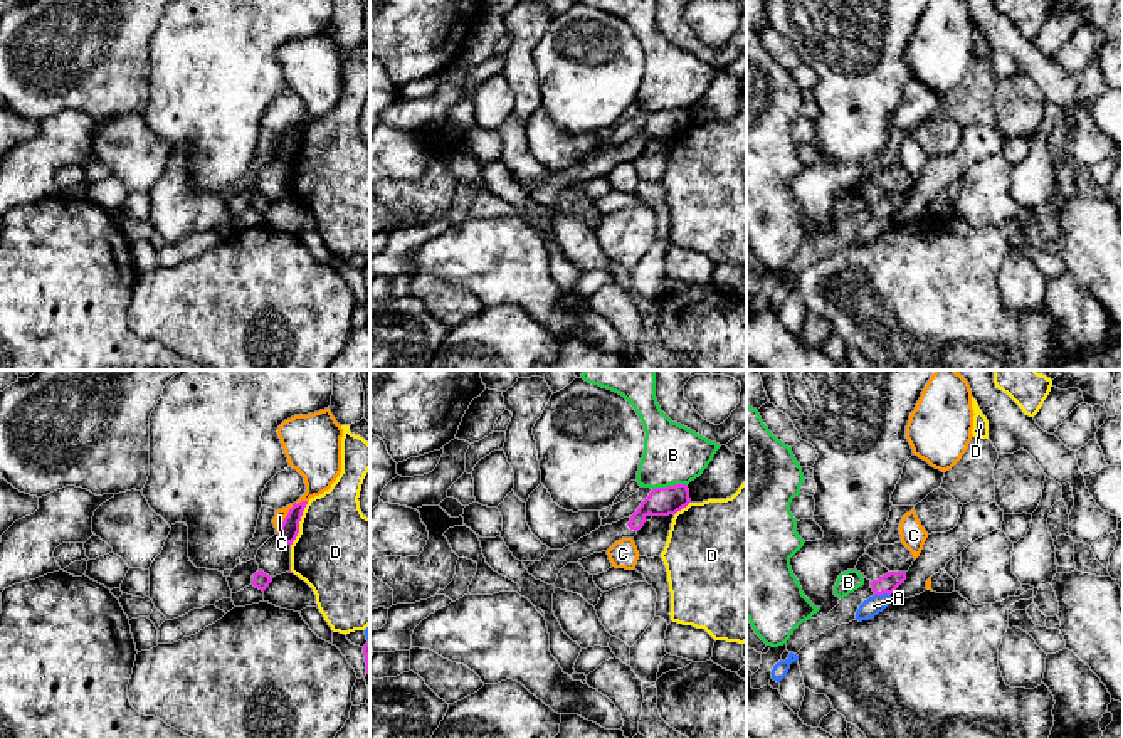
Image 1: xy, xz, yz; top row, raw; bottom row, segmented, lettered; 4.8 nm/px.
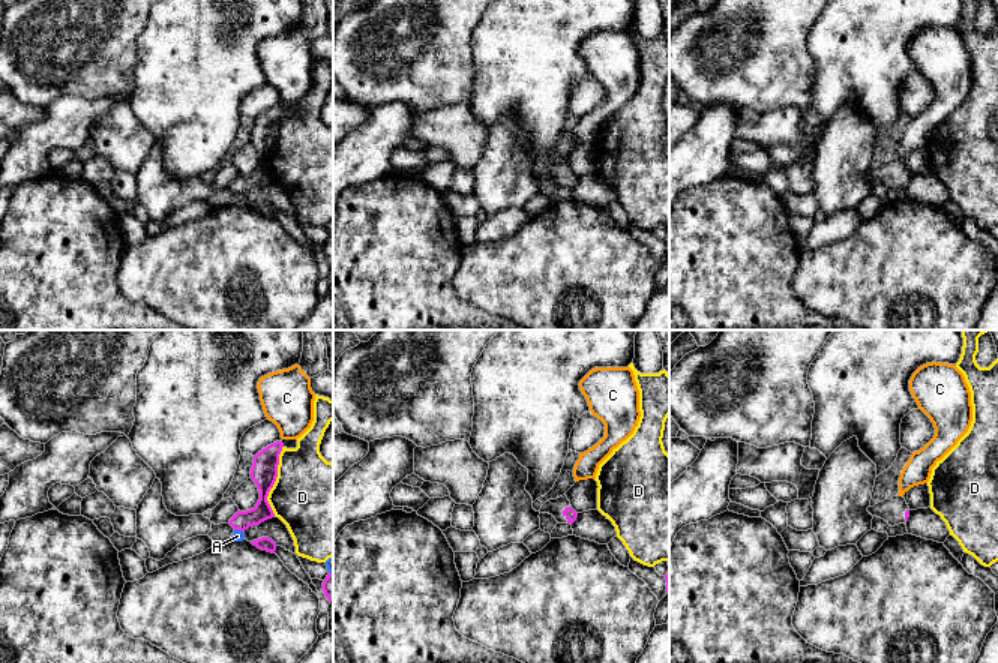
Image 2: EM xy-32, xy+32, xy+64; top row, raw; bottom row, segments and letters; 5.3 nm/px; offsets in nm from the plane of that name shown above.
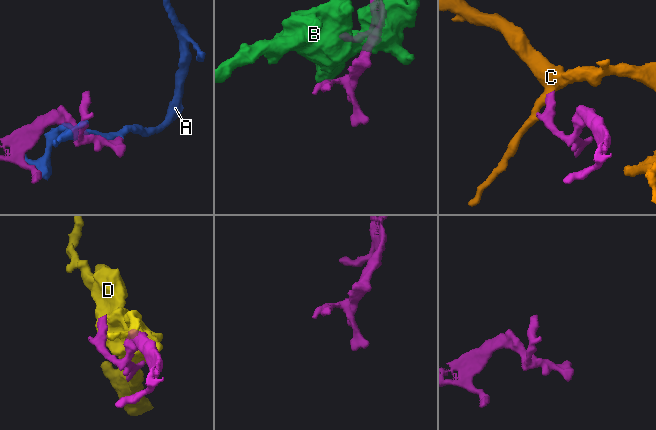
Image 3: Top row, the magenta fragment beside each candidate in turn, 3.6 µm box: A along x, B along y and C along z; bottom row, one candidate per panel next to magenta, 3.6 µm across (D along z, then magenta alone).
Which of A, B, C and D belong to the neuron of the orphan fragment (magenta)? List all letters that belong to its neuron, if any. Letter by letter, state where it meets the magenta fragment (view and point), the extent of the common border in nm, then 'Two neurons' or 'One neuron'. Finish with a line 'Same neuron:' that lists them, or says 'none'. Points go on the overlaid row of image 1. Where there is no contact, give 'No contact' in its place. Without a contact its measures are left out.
A: Touches magenta at yz (881, 594). Shared border 80 nm. Two neurons
B: Touches magenta at xz (669, 486). Shared border 170 nm. Two neurons
C: Touches magenta at xy (288, 513). Shared border 220 nm. Two neurons
D: Touches magenta at xy (298, 523). Shared border 240 nm. Two neurons
Same neuron: none

